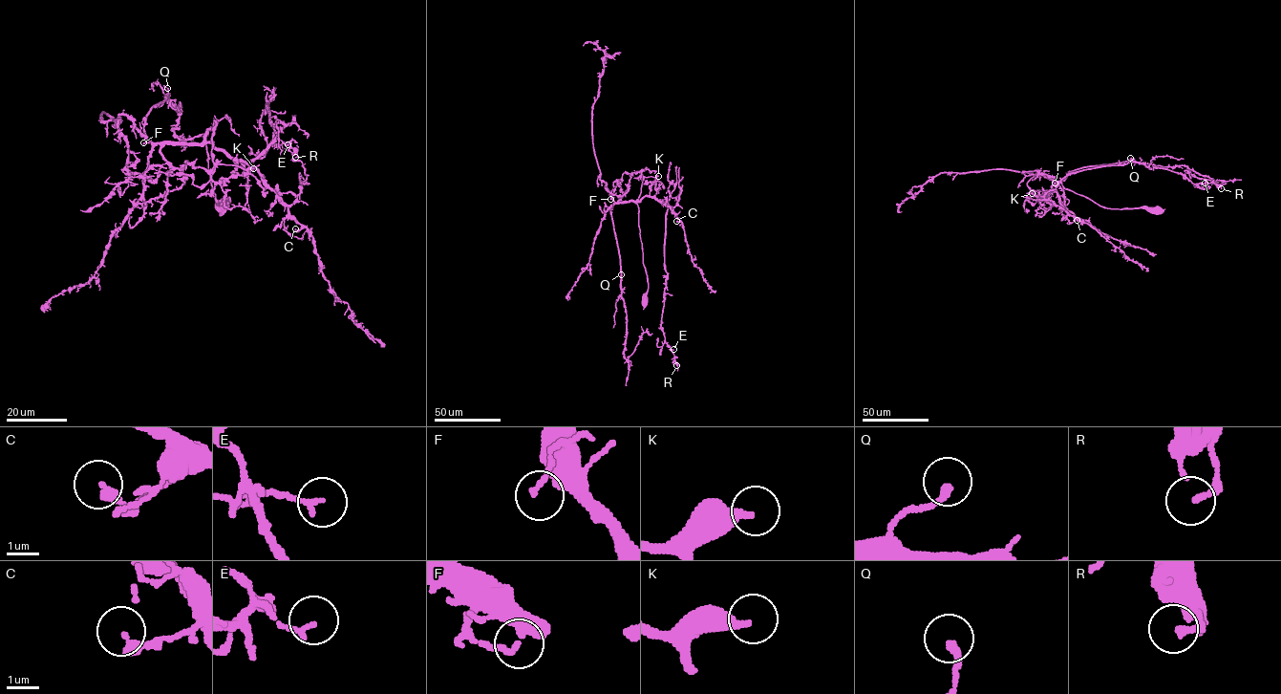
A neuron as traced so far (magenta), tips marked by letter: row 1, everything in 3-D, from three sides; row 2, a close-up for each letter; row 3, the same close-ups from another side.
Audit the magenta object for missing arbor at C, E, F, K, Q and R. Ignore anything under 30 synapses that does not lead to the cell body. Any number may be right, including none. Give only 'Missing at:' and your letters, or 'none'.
Missing at: K

